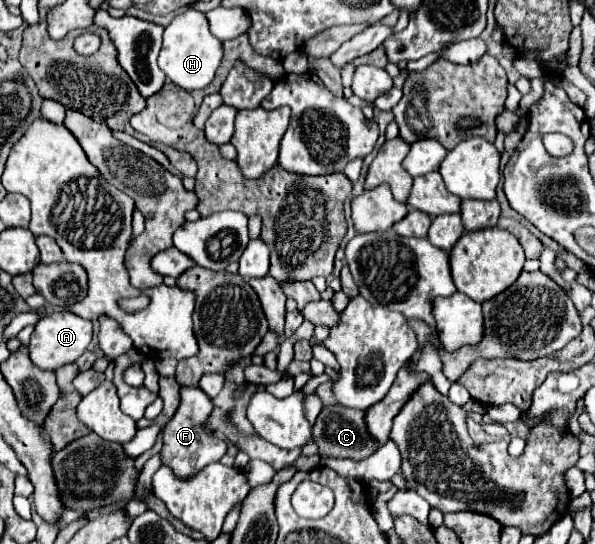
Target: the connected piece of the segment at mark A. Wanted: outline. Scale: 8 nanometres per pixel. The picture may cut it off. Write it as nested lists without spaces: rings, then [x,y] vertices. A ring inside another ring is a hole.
[[[55,312],[55,314],[47,314],[43,316],[33,334],[31,334],[31,342],[29,342],[29,352],[31,352],[31,360],[35,366],[43,368],[43,370],[57,370],[61,366],[73,364],[89,346],[93,336],[93,324],[77,314],[71,312]]]

